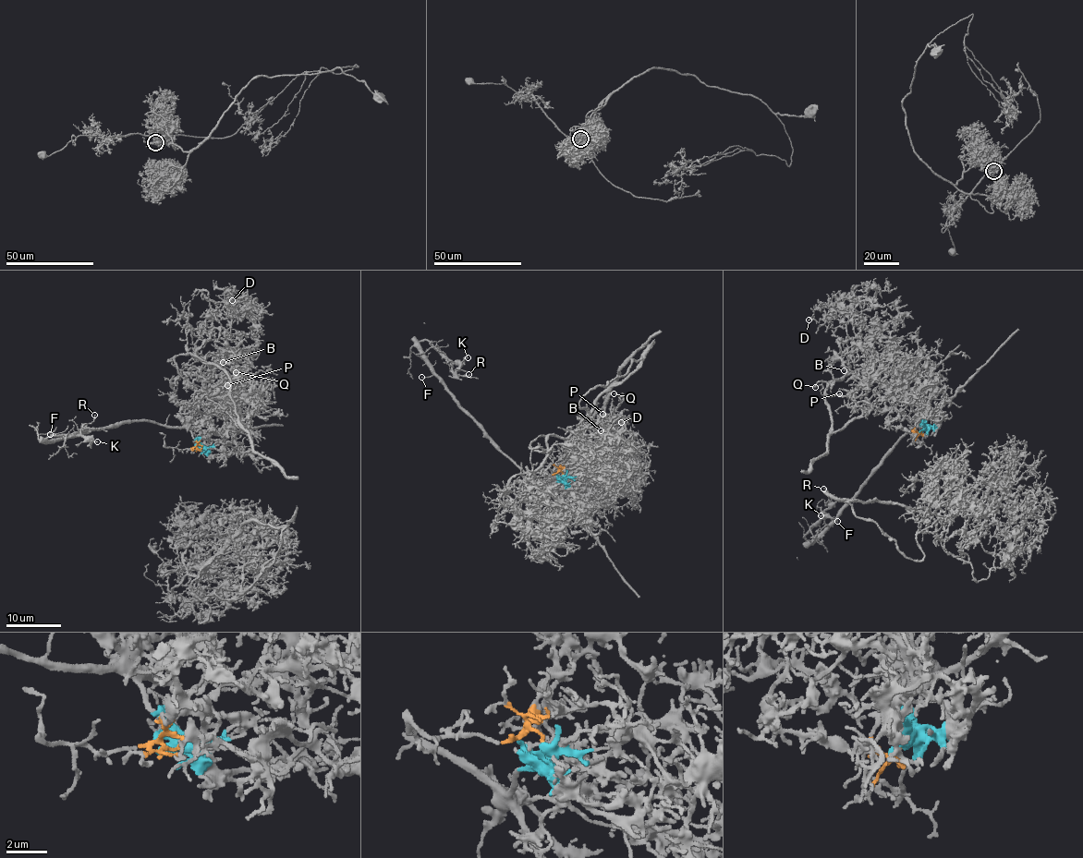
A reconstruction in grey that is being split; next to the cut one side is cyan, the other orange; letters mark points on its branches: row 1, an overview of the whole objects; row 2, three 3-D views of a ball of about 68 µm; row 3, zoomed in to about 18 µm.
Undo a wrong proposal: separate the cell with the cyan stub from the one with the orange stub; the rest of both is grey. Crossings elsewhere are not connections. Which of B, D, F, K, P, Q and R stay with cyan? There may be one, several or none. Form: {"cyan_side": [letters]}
{"cyan_side": ["F", "K", "R"]}

